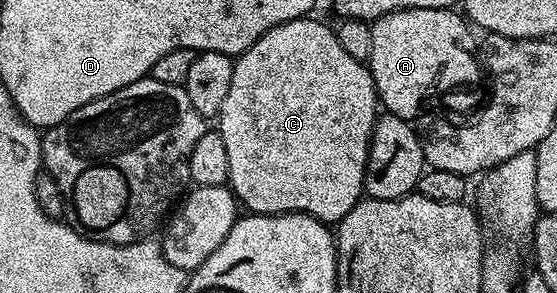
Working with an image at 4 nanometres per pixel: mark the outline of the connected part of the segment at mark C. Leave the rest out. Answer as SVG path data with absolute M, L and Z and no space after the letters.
M314 18L292 20L286 24L267 30L259 39L236 57L231 74L231 87L227 99L223 102L223 110L219 117L219 131L223 138L223 146L227 146L227 166L229 167L229 183L234 196L242 205L245 204L250 213L259 216L278 216L284 212L308 212L317 220L333 226L357 205L365 191L365 167L369 157L369 143L373 137L373 127L377 125L379 101L373 75L362 61L351 58L343 46L339 46L339 38L332 27L320 24Z

